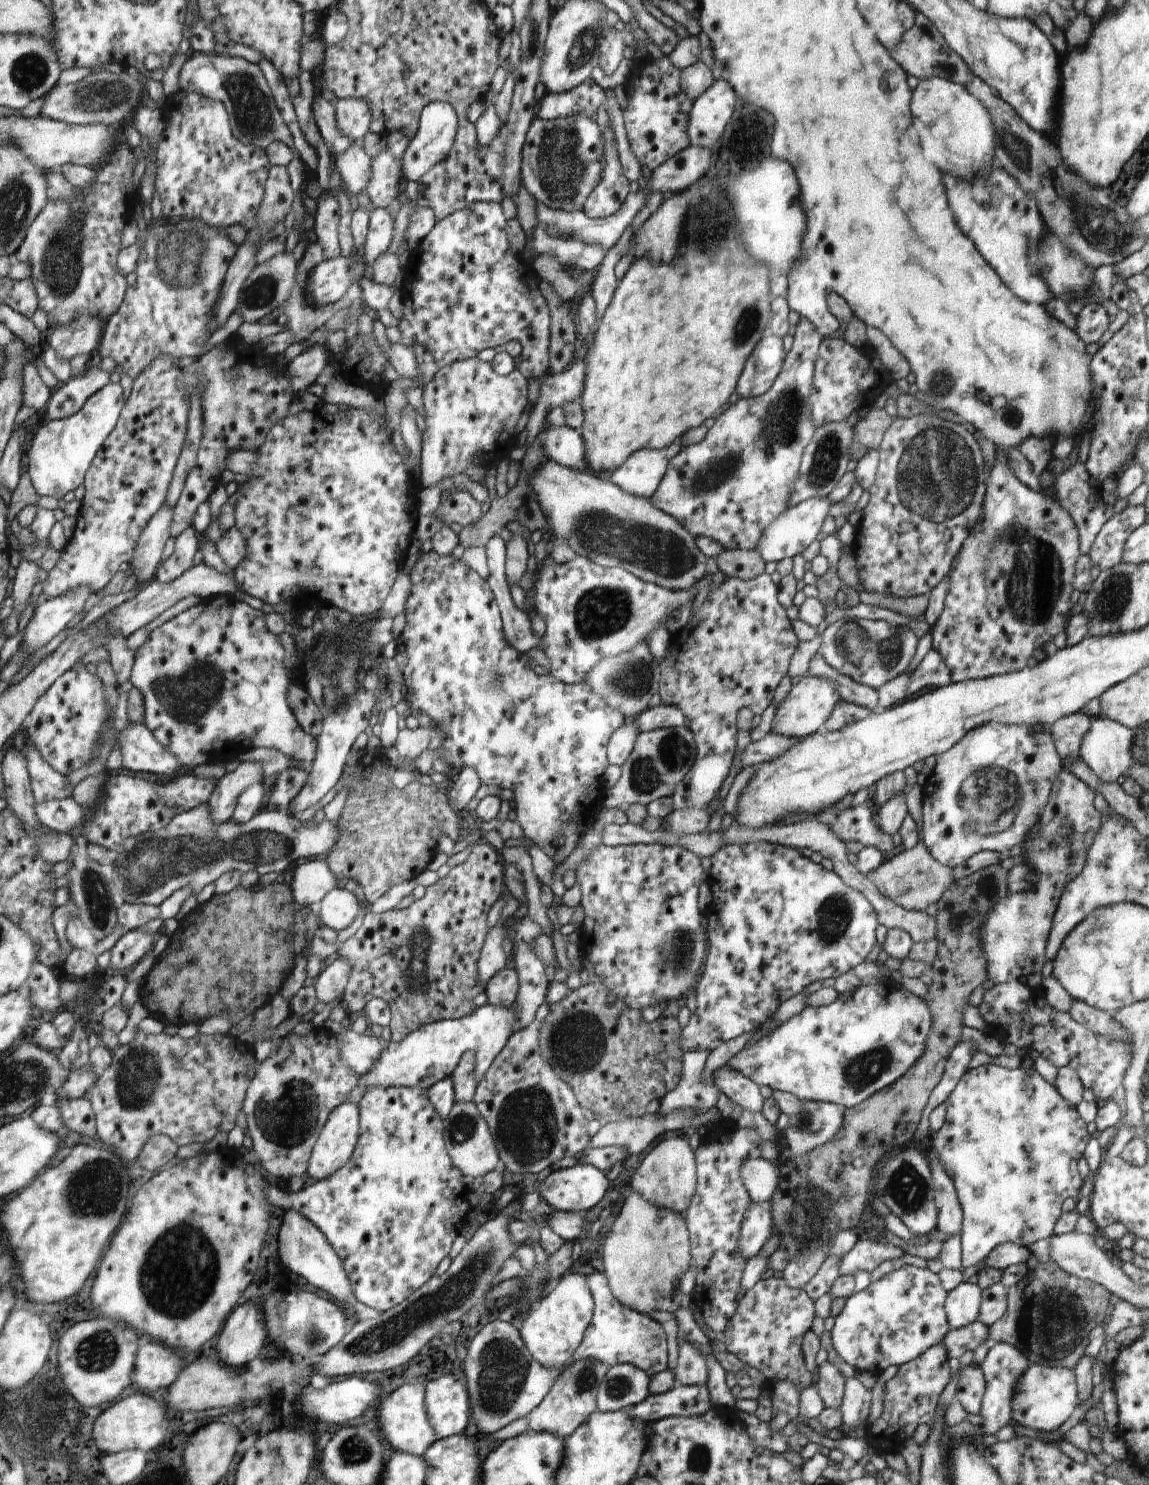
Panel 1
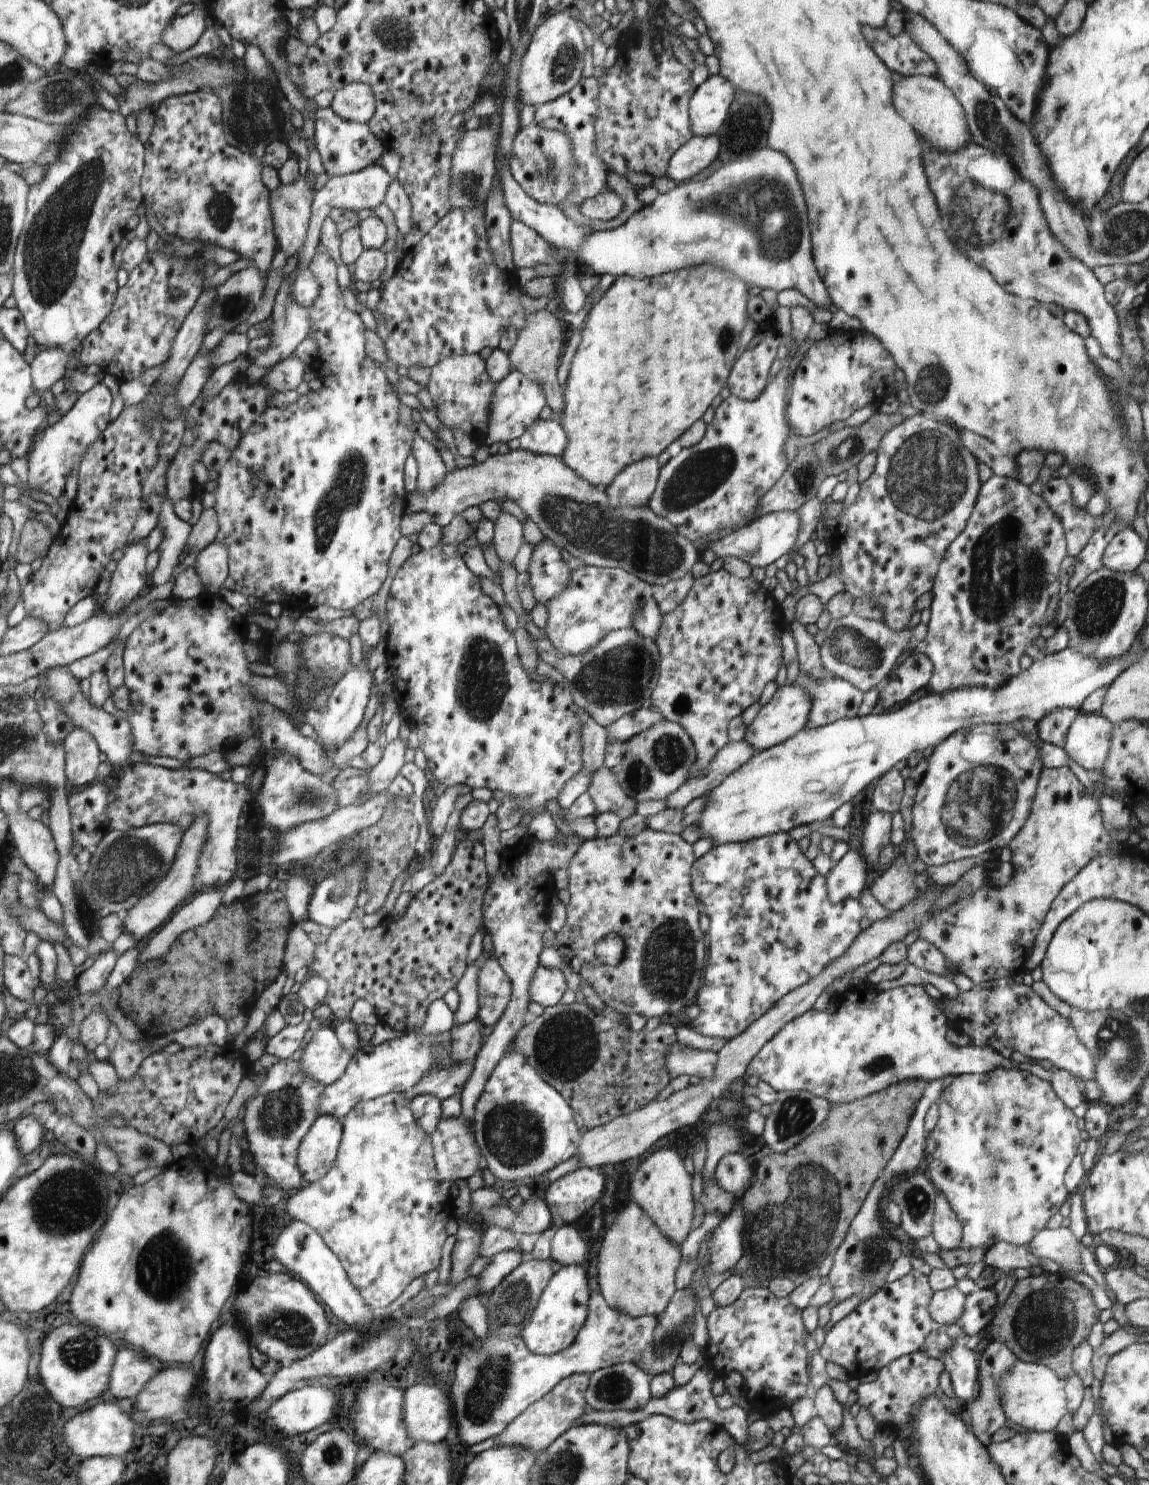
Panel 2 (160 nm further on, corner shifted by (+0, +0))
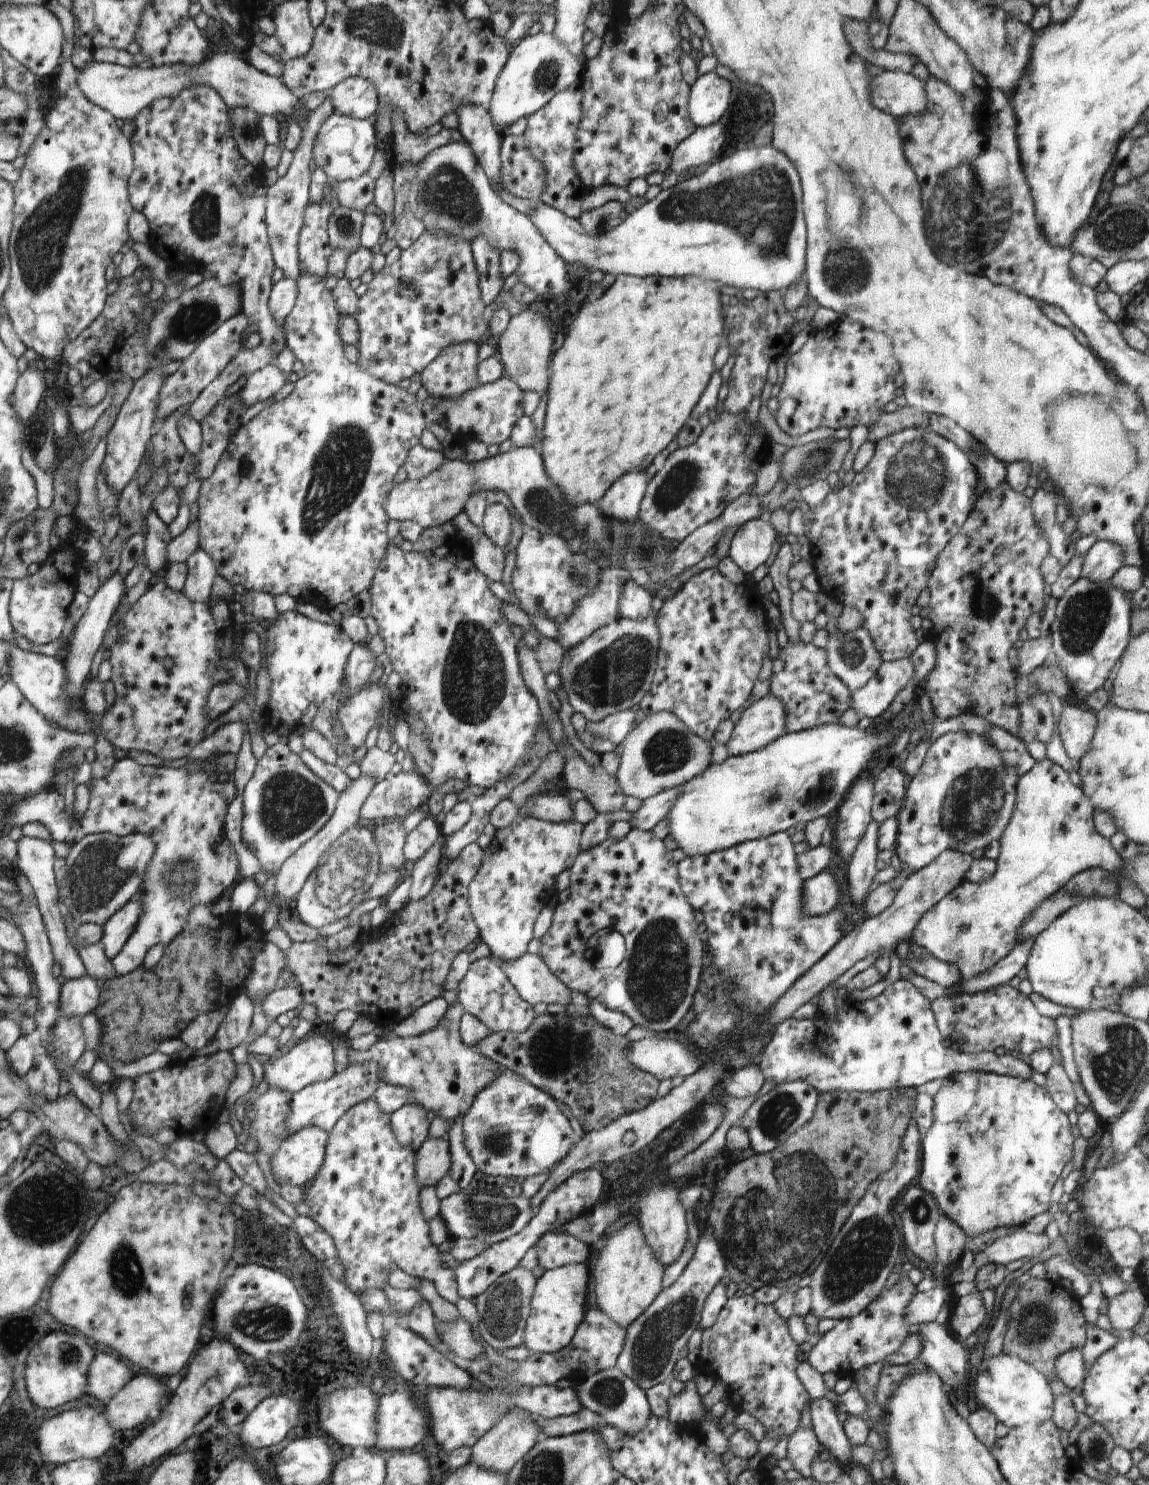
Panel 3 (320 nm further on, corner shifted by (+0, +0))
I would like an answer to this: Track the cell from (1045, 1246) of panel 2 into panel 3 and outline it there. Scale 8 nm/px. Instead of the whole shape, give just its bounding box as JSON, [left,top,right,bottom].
[963,1228,1052,1282]

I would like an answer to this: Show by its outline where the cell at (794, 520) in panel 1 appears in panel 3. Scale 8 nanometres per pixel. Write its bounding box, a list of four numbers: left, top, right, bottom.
[727,519,778,574]

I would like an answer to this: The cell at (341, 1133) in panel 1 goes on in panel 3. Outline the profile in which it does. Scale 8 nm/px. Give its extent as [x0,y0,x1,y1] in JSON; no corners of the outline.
[269,1126,330,1188]

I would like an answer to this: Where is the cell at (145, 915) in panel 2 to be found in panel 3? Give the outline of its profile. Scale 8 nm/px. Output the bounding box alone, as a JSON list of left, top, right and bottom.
[100,899,141,959]

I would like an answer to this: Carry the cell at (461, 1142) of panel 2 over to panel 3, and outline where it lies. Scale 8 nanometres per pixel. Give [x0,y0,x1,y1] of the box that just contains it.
[415,1136,451,1187]

